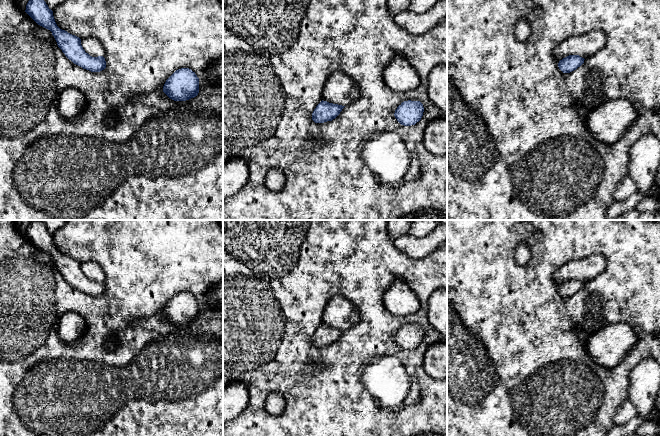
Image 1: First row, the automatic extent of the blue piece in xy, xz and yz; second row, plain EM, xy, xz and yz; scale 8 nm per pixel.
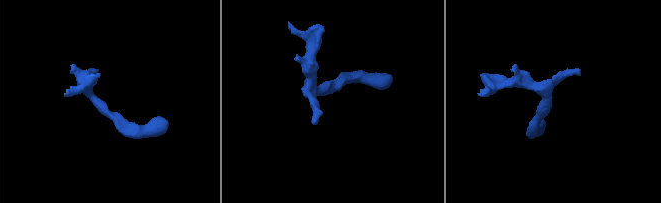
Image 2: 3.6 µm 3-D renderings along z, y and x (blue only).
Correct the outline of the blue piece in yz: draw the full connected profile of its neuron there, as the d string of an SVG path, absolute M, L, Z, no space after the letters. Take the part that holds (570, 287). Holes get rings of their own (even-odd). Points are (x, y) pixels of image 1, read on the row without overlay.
M569 279L559 285L558 291L563 297L570 297L580 291L584 284L579 279Z

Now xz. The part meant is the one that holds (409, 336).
M404 325L395 334L394 340L404 350L415 349L423 340L424 331L420 325Z

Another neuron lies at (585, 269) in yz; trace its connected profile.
M592 254L564 264L555 273L555 282L558 286L569 279L579 279L586 283L604 272L605 269L606 258L601 254Z

